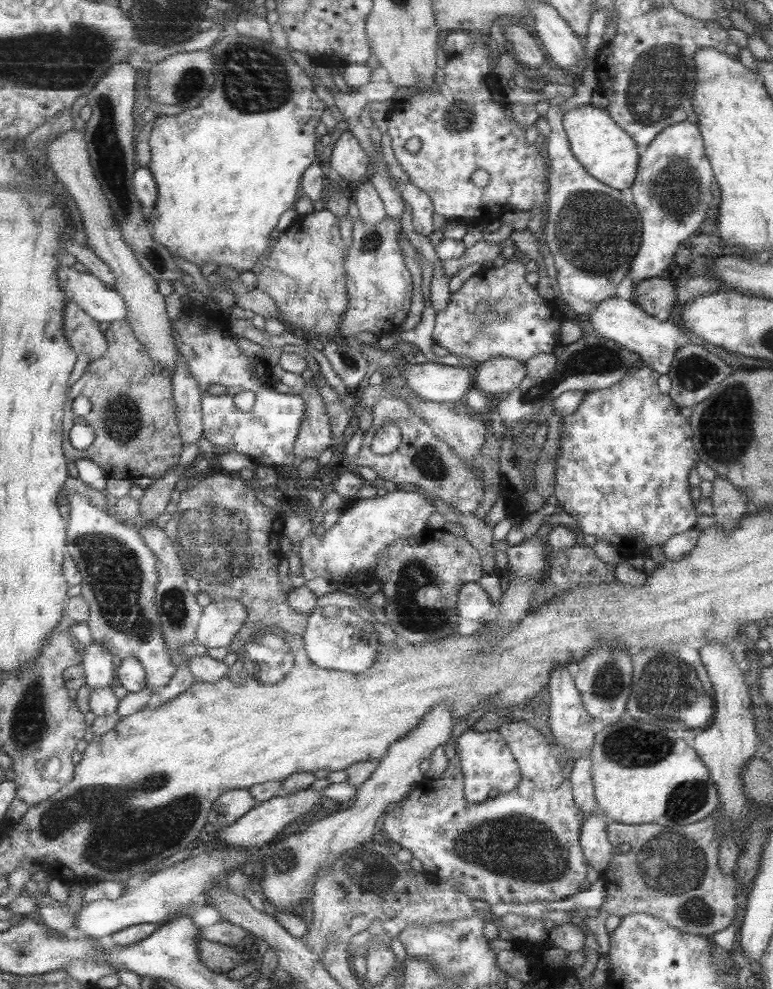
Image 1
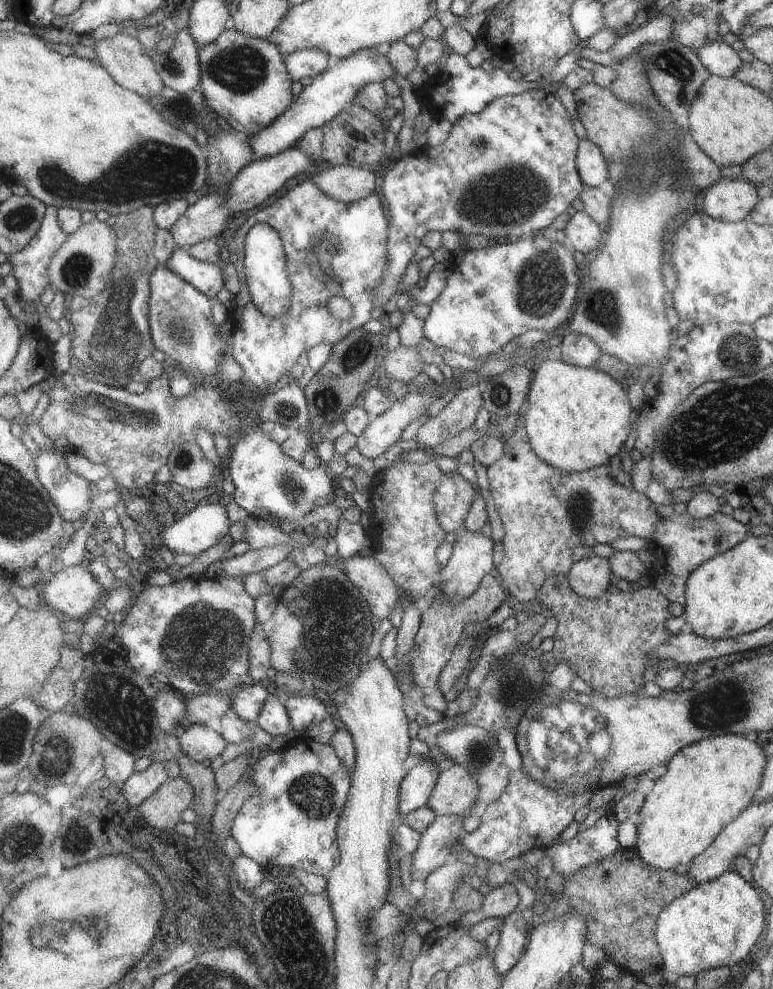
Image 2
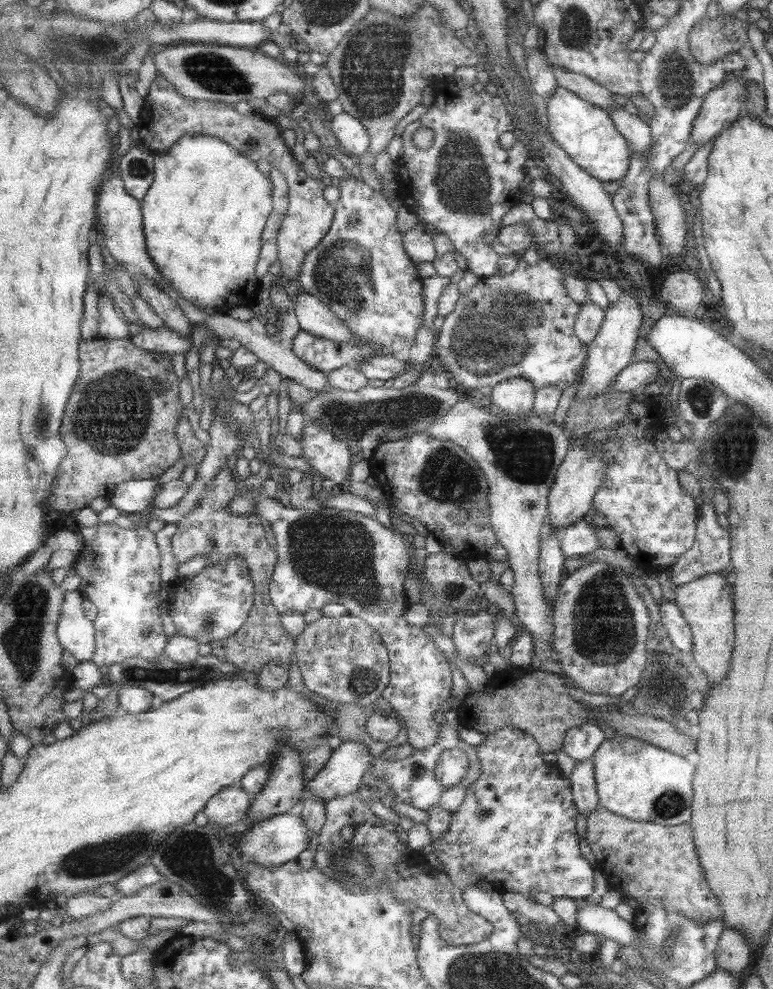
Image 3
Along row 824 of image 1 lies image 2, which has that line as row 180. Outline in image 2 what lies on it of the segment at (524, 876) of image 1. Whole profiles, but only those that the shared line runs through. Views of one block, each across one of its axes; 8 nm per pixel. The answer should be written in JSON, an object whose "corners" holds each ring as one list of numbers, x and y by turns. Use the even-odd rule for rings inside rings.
{"corners":[[542,89,527,90,517,95,506,95,495,98,480,112,465,114,454,124,451,136,449,136,443,144,439,144,439,146,433,148,427,147,420,151,410,152,408,155,399,159,395,166,387,171,380,191,389,204,391,219,388,239,388,269,385,270,384,281,382,281,381,285,377,286,377,289,375,290,376,306,381,306,383,308,391,296,401,291,400,287,403,276,405,275,405,270,407,270,409,262,413,260,415,250,421,246,424,237,428,233,433,231,441,233,454,231,455,233,462,233,467,236,476,234,486,235,495,239,497,242,500,238,529,238,530,235,537,234,538,232,541,232,542,229,548,227,557,216,566,212,571,202,573,202,575,198,578,198,581,193,581,186,583,186,583,184,579,179,579,174,577,173,574,164,575,150,577,150,578,143,579,140,573,131,570,115,565,111,565,108,563,108,560,100,554,93,549,93]]}

